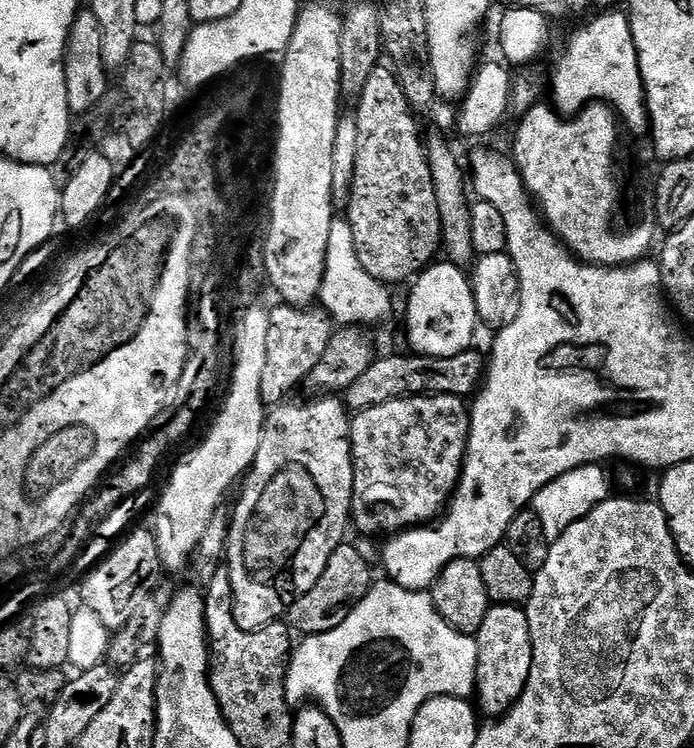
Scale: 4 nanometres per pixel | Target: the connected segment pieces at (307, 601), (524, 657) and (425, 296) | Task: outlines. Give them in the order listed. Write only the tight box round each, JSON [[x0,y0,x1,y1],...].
[[286,542,374,637],[475,604,532,718],[408,262,478,356]]

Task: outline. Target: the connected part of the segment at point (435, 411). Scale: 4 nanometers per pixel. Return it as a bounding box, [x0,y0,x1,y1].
[350,396,470,536]

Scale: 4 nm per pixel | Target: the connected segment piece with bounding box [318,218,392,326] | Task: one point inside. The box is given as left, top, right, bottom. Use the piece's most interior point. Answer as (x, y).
(348, 294)

